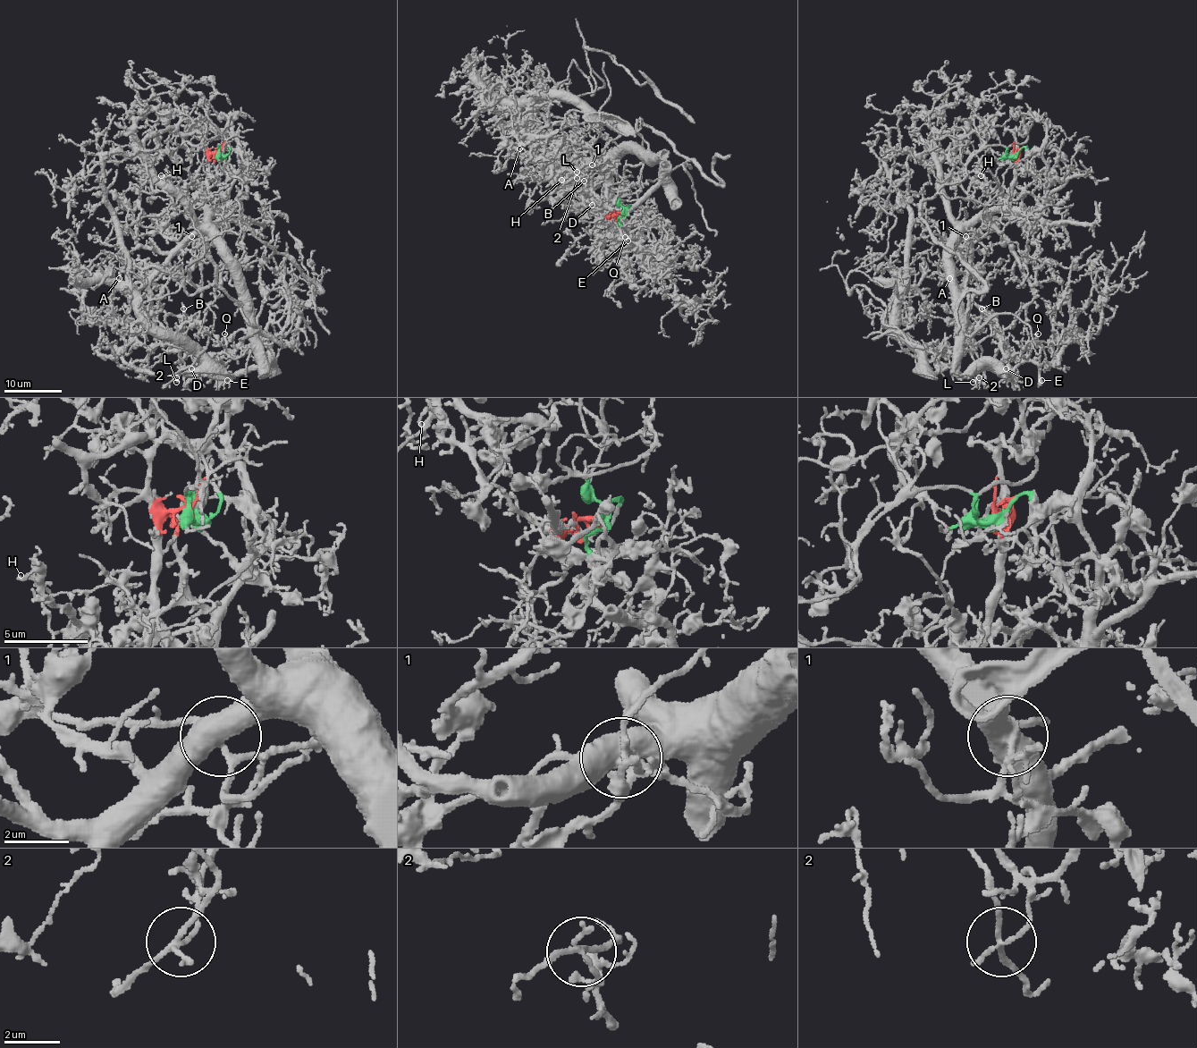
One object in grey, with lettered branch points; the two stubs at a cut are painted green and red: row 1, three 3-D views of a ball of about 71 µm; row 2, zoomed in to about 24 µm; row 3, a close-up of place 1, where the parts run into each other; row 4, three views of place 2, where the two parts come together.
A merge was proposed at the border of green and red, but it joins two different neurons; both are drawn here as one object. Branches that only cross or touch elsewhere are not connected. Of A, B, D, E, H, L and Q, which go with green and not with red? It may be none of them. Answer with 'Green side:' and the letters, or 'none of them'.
Green side: none of them

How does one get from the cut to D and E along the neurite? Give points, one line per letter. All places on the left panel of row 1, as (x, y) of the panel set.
D: (222, 157), (215, 153), (208, 164), (206, 223), (225, 254), (262, 376), (256, 368), (230, 376), (191, 368)
E: (222, 157), (208, 164), (206, 223), (262, 376), (222, 376), (214, 362), (227, 380)

